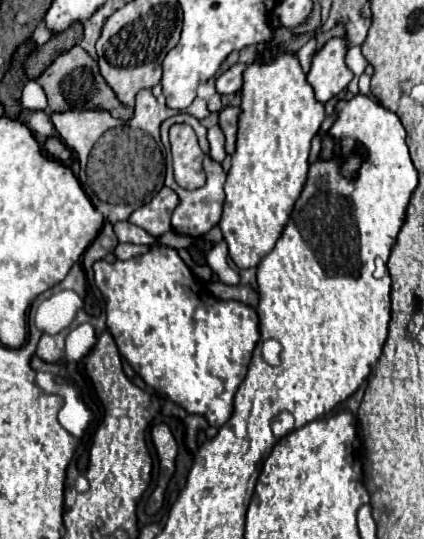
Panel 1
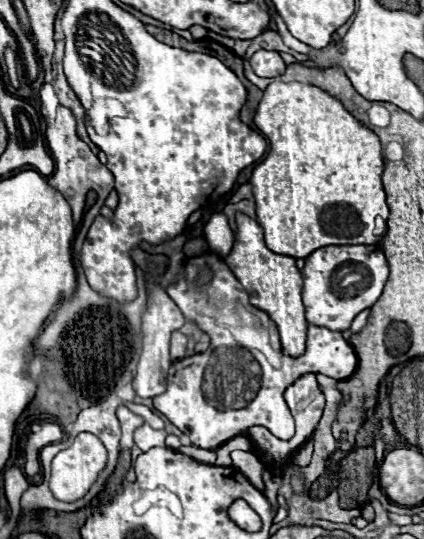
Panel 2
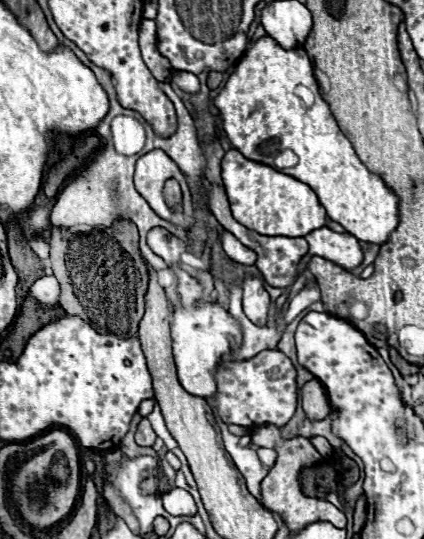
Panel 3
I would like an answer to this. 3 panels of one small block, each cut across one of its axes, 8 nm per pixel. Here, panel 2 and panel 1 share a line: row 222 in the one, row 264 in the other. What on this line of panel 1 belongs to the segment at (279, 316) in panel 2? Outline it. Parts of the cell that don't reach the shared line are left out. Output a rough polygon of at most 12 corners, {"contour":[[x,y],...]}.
{"contour":[[298,58],[244,72],[218,226],[238,268],[274,248],[326,116]]}

